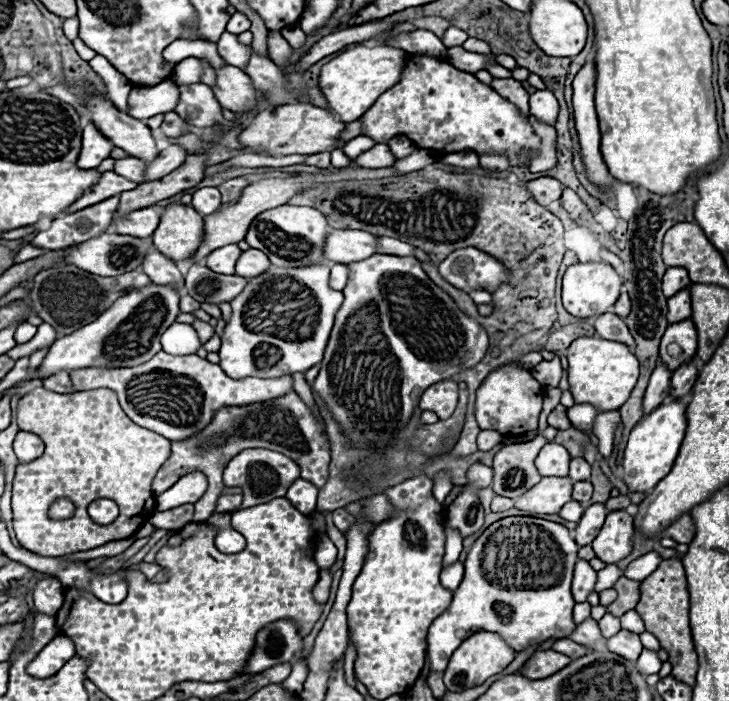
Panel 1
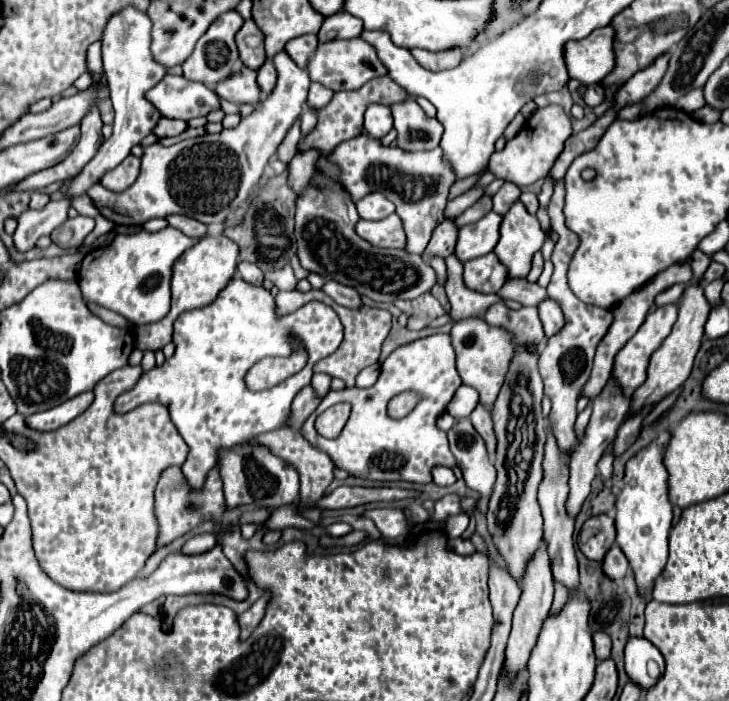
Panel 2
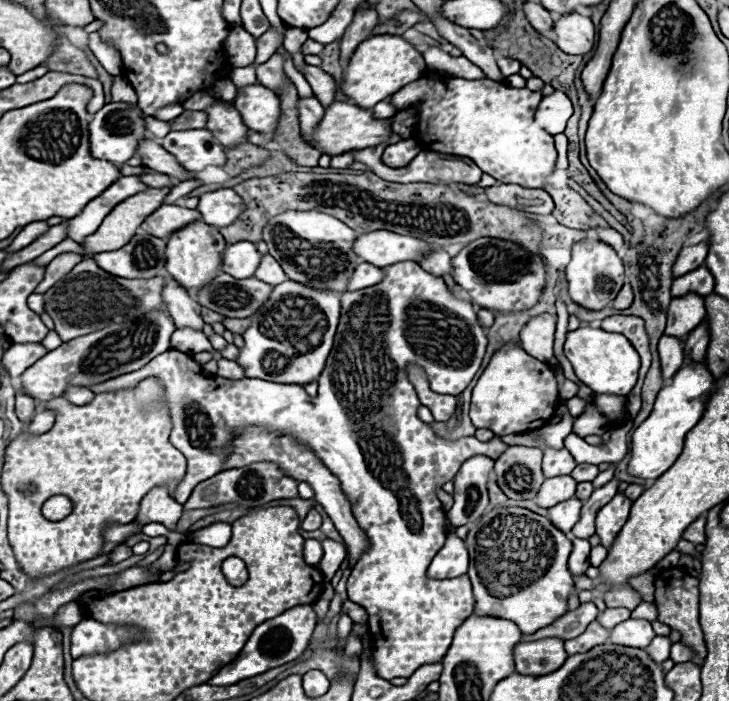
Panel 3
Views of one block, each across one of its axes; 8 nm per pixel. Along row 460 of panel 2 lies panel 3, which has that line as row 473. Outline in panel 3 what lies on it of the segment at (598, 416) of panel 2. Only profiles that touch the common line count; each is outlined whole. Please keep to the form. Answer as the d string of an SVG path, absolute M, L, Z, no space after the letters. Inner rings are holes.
M578 464L574 470L572 470L572 478L576 480L576 482L592 482L596 476L598 476L598 466L594 466L594 464Z

